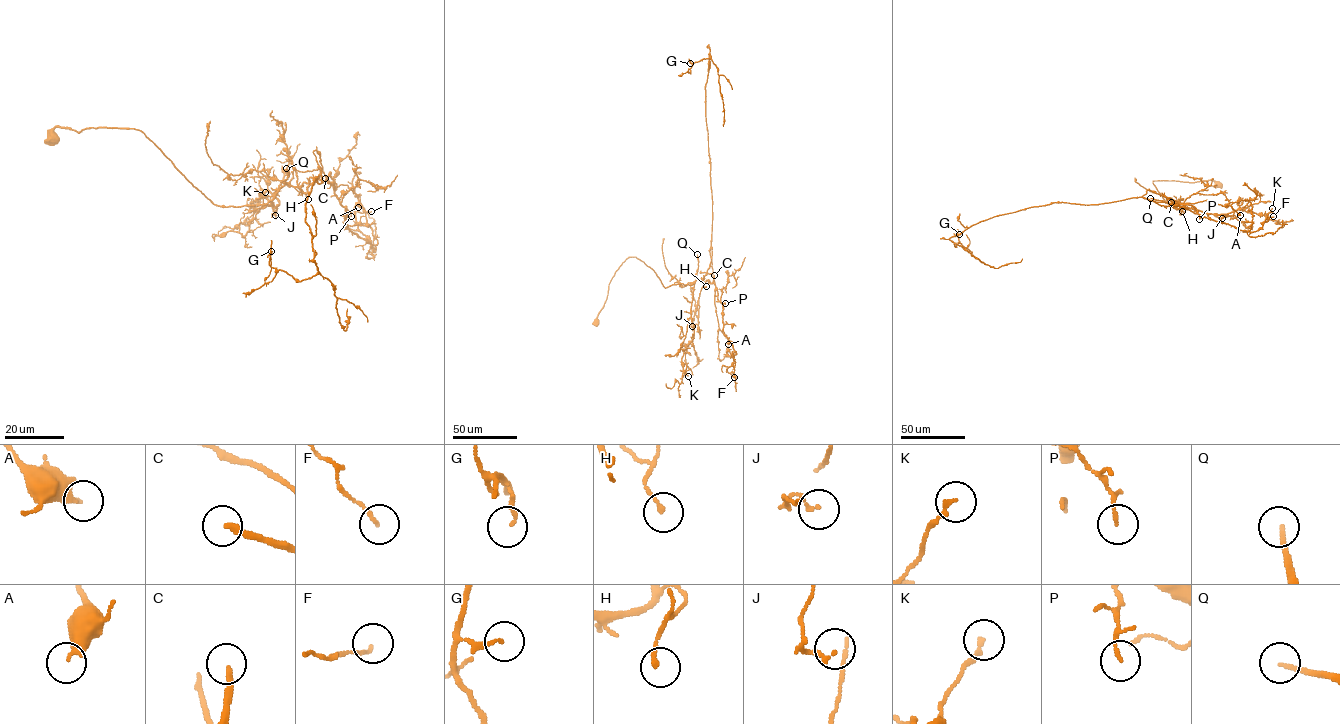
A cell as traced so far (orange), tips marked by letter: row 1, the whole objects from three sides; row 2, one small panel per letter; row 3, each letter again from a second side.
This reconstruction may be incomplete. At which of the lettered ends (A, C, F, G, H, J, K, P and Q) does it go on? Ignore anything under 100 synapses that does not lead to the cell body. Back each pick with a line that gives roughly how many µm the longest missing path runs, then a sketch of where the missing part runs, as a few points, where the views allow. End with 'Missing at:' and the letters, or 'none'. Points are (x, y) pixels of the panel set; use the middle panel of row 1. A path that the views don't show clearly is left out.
C: Missing length about 70 µm. Course of what is missing: (714, 275), (714, 241), (707, 221), (711, 229)
Q: Missing length about 110 µm. Course of what is missing: (697, 254), (701, 202), (700, 156)
Missing at: C, Q

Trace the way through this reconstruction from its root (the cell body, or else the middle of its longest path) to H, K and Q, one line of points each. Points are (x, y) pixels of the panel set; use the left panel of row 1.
H: (54, 137), (56, 127), (78, 132), (138, 129), (218, 206), (265, 205), (286, 184), (302, 190), (308, 199)
K: (54, 137), (138, 129), (214, 204), (265, 205), (279, 188), (278, 204), (266, 191), (254, 211), (265, 192)
Q: (54, 137), (56, 127), (78, 132), (104, 127), (138, 129), (218, 206), (266, 204), (289, 176), (286, 168)

